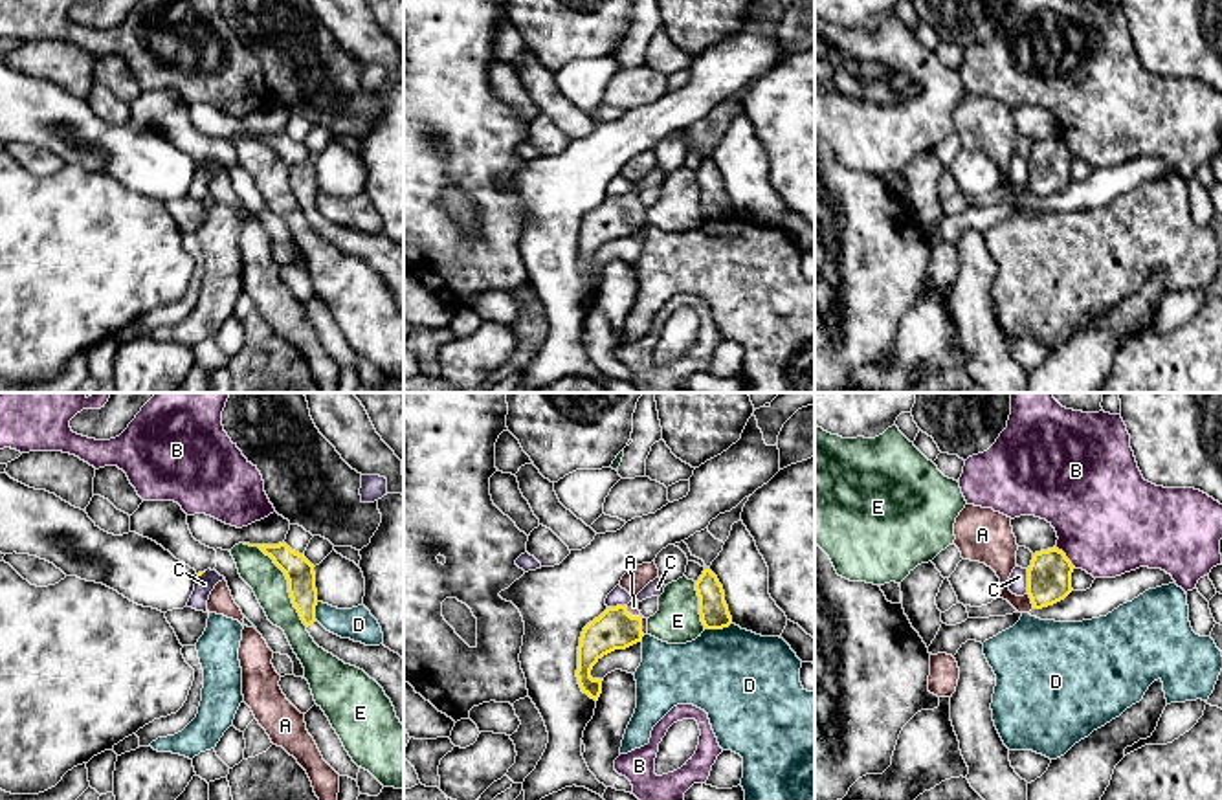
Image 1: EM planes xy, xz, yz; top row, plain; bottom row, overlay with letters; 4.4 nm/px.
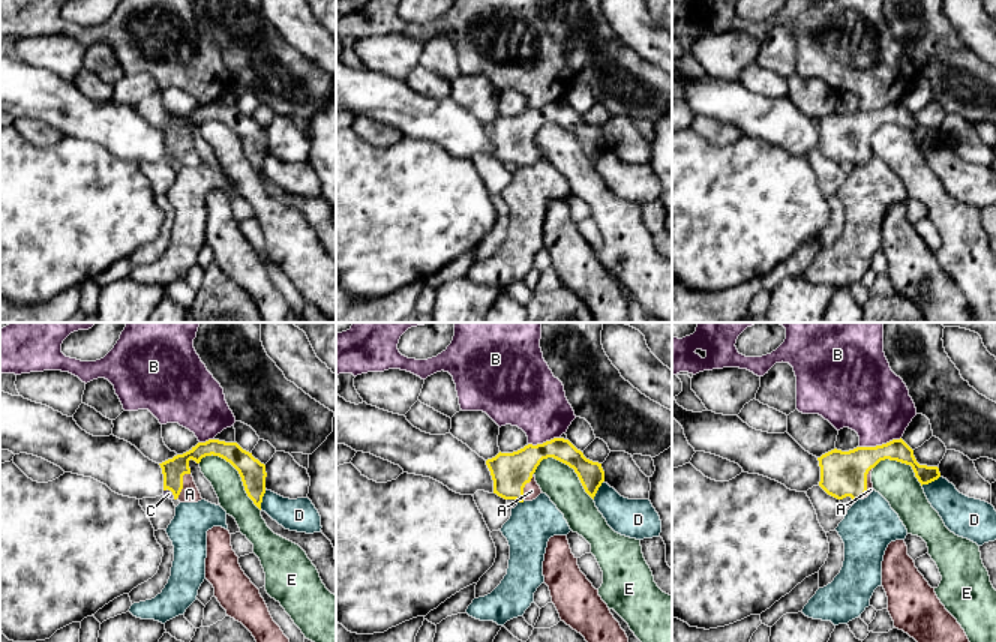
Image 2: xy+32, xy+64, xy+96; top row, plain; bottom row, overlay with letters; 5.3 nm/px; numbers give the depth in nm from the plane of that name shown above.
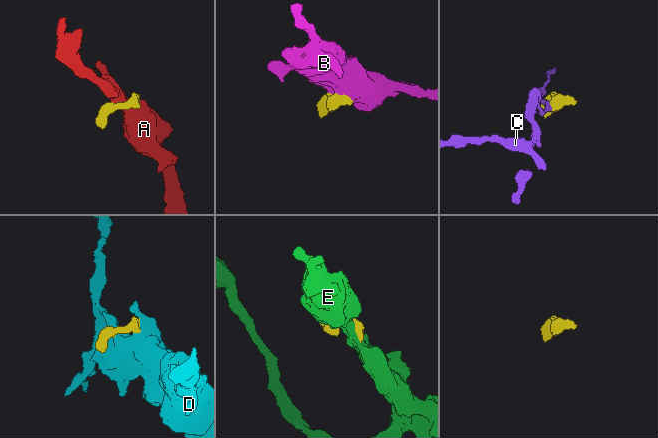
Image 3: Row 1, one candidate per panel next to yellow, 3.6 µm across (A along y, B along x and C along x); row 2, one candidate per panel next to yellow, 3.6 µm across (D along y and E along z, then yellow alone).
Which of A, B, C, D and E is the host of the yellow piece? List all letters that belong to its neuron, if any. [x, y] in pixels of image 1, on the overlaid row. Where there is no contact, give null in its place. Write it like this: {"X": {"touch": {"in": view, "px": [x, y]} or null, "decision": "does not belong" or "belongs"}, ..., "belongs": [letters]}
{"A": {"touch": {"in": "xz", "px": [639, 617]}, "decision": "belongs"}, "B": {"touch": {"in": "yz", "px": [1065, 556]}, "decision": "does not belong"}, "C": {"touch": {"in": "yz", "px": [1028, 582]}, "decision": "does not belong"}, "D": {"touch": {"in": "xz", "px": [718, 628]}, "decision": "does not belong"}, "E": {"touch": {"in": "xy", "px": [287, 578]}, "decision": "does not belong"}, "belongs": ["A"]}

